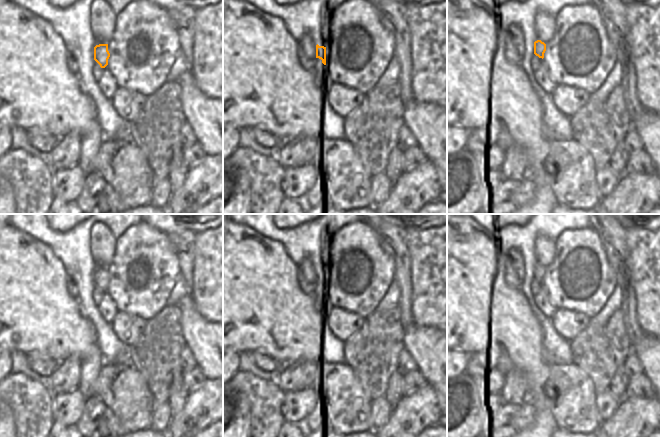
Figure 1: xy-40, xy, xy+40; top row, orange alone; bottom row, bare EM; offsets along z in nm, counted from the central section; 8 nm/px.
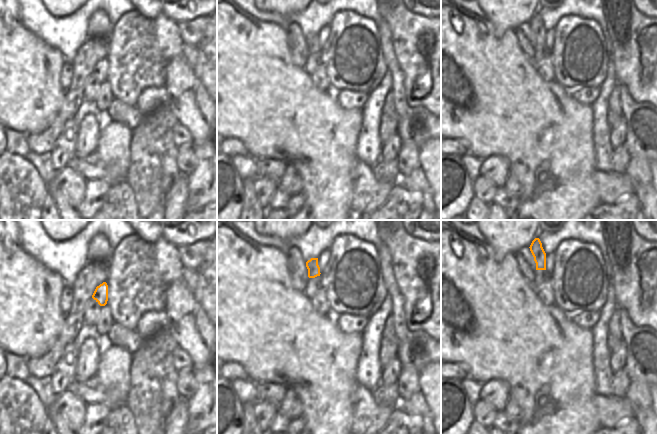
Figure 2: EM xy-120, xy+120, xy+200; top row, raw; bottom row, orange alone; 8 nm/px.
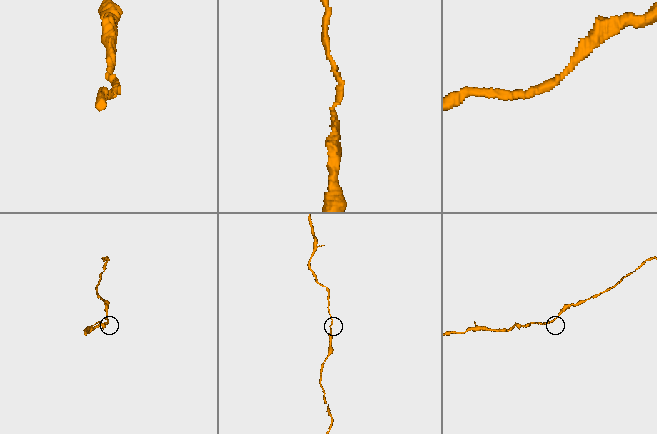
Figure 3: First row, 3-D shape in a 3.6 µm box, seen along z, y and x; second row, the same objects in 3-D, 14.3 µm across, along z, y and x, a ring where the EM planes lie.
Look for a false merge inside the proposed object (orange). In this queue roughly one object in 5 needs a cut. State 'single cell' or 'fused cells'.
single cell

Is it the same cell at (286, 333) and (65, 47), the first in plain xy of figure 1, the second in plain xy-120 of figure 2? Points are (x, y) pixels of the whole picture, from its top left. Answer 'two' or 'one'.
two

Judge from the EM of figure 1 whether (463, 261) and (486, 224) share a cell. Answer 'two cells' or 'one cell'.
two cells

